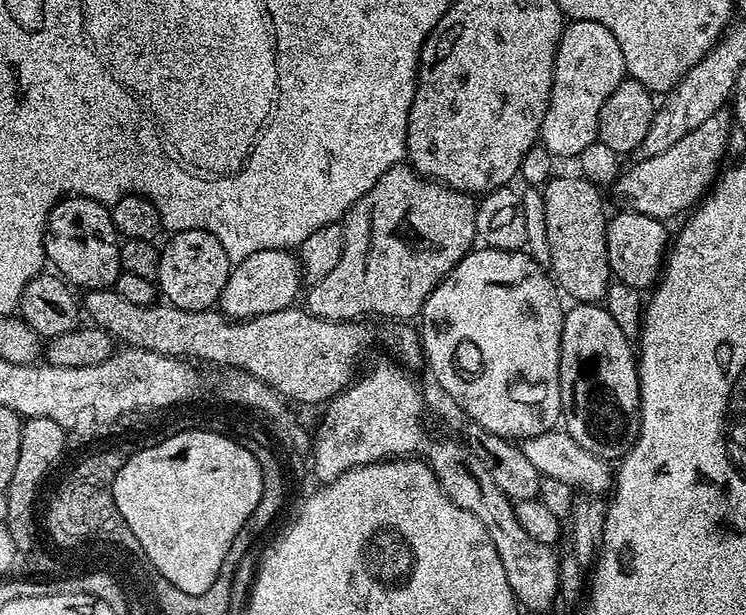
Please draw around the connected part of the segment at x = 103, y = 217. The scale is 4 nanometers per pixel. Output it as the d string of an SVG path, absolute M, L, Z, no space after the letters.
M66 196L58 200L52 207L52 213L48 215L48 226L44 230L44 255L47 263L52 264L57 273L69 285L80 287L80 290L91 290L94 288L112 288L122 271L120 266L121 237L118 235L112 213L107 207L94 202L85 196Z

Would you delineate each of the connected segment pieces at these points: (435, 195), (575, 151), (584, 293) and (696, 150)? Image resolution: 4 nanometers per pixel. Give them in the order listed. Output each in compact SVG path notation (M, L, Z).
M401 162L390 170L386 170L386 174L382 174L382 178L378 178L374 182L374 186L370 186L370 190L366 190L366 194L362 194L362 198L358 198L356 205L344 215L342 221L344 229L342 258L338 258L338 266L334 266L334 270L330 270L330 274L326 274L326 278L322 278L322 282L311 285L307 289L307 292L309 291L308 304L306 303L307 311L323 320L343 320L345 322L356 322L361 318L368 318L364 316L389 316L392 320L404 320L400 322L411 321L408 320L411 316L412 319L419 317L420 312L424 309L424 303L428 295L448 277L450 270L454 270L454 266L458 266L461 258L467 252L472 251L477 243L476 206L477 201L469 193L459 192L453 188L448 188L445 184L439 184L437 180L430 180L426 176L421 176L415 168L407 163Z
M571 21L558 42L552 93L542 118L539 143L550 150L553 157L578 158L586 146L597 143L598 114L602 114L606 98L610 98L625 79L622 46L618 46L618 38L614 38L602 22Z
M556 174L543 185L542 192L544 192L544 240L548 243L548 256L552 259L550 275L556 281L557 289L567 299L569 296L569 301L578 304L603 301L613 274L606 254L606 230L610 216L609 213L604 213L604 200L600 197L601 189L579 174L573 176Z
M718 111L706 118L698 130L690 130L686 138L670 146L670 150L654 154L654 158L637 159L636 164L629 168L627 165L614 181L616 196L624 203L621 205L625 209L665 222L671 221L671 216L679 212L687 213L695 208L715 185L722 171L724 155L728 152L728 124L730 128L729 113Z

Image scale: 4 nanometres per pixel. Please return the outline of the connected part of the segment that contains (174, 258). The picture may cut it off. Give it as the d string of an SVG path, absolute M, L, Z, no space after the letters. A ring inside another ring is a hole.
M182 230L171 233L167 239L168 245L160 248L159 295L174 308L194 310L195 312L209 311L219 301L222 286L226 286L226 278L230 271L228 255L222 242L218 242L218 238L206 230Z

